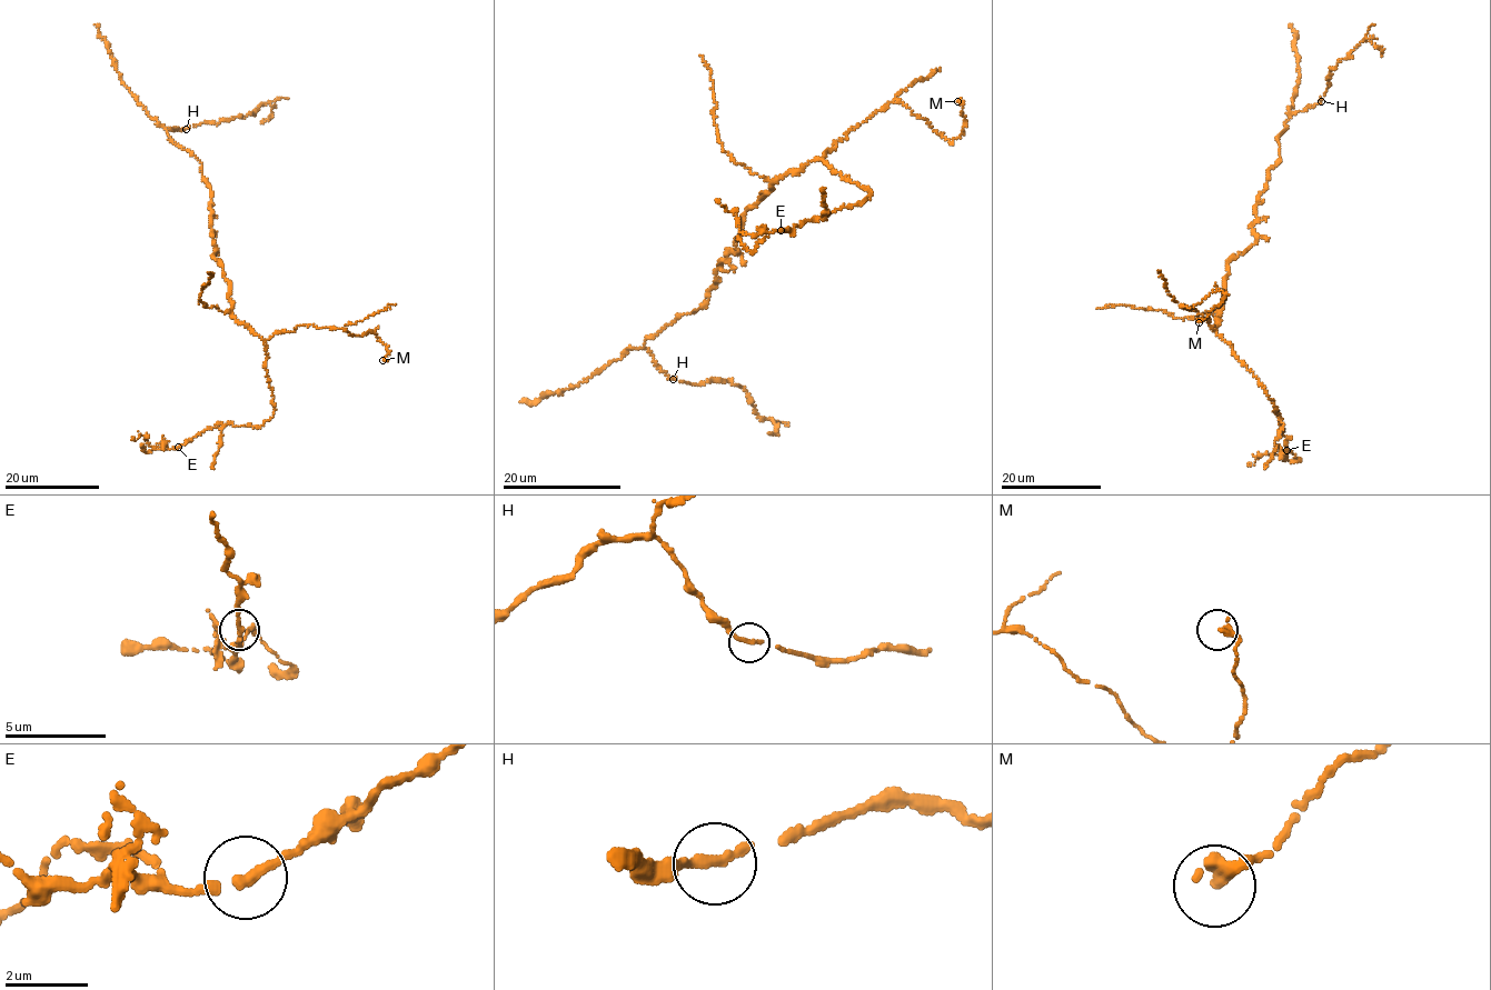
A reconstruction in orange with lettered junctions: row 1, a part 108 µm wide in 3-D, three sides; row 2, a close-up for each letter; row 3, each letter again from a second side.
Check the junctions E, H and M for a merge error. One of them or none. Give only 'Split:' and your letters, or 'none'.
Split: none

